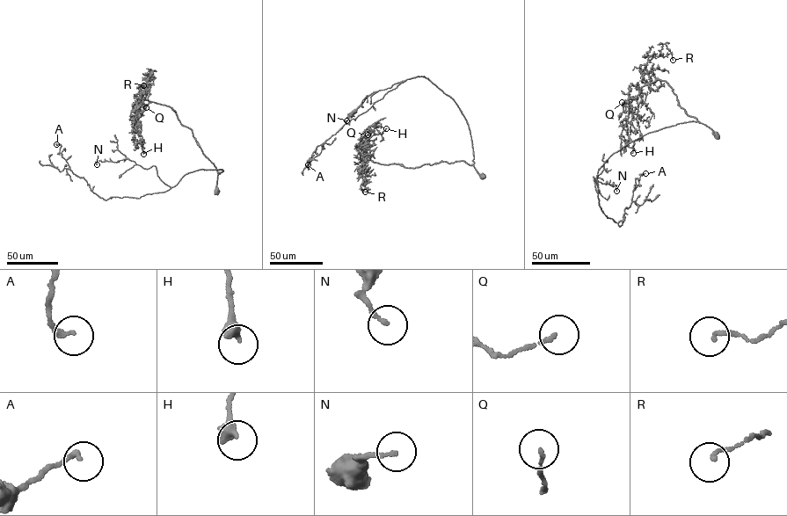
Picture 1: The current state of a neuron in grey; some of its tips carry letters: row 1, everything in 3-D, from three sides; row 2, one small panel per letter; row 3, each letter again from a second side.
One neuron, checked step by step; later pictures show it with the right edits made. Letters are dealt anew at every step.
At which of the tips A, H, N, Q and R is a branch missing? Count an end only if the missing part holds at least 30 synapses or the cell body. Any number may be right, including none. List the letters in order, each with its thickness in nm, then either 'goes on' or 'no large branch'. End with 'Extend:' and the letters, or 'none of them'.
A: 180 nm | no large branch
H: 420 nm | no large branch
N: 150 nm | no large branch
Q: 110 nm | no large branch
R: 120 nm | no large branch
Extend: none of them

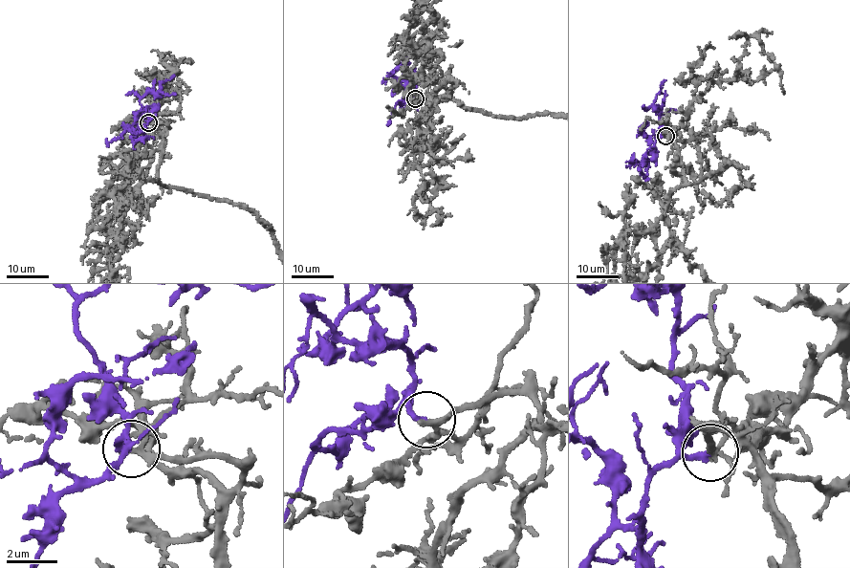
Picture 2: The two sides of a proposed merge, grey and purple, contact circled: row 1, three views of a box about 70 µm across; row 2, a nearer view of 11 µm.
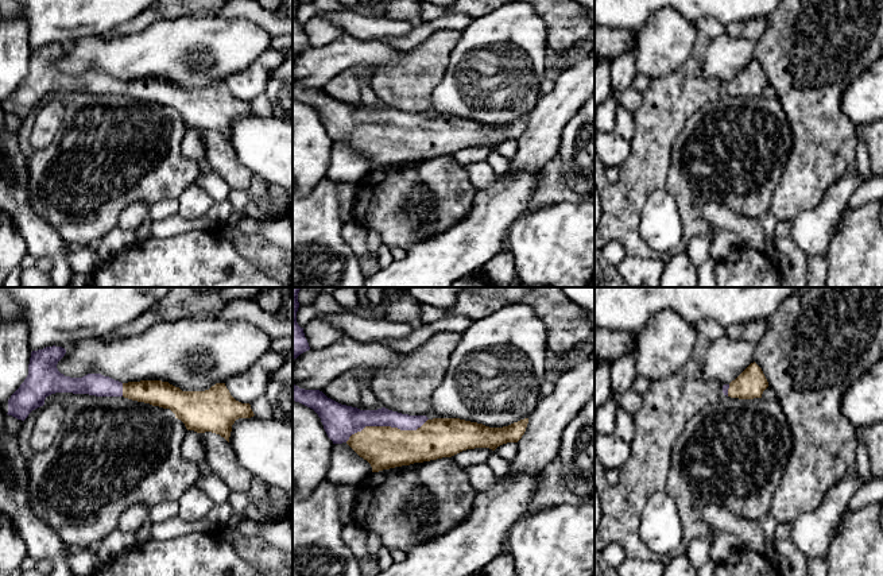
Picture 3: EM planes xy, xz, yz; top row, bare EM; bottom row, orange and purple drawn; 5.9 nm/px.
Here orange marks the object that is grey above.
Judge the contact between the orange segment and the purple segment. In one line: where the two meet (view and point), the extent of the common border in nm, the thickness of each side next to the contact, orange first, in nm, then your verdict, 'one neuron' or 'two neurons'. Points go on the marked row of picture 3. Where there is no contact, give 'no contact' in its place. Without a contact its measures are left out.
xz (386, 426) | 500 nm | 260/180 nm | one neuron

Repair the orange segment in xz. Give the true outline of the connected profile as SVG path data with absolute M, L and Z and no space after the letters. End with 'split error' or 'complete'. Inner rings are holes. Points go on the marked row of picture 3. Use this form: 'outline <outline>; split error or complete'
outline M293 384L293 401L313 409L321 418L324 429L333 444L346 442L371 464L372 472L452 457L466 449L489 448L495 451L503 444L518 442L528 424L528 418L524 418L508 426L489 428L460 418L429 420L426 415L408 415L386 407L360 410L338 403L319 390L305 390L295 384Z; split error

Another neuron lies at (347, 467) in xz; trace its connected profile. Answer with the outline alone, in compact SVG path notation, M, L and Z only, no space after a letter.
M346 442L333 445L328 473L330 483L356 486L371 473L371 464L360 457Z

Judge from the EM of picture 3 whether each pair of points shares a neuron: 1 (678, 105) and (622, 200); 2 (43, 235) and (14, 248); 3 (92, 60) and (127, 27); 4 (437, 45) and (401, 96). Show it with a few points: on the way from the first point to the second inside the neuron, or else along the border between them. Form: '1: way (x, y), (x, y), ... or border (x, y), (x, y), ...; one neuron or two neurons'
1: way (678, 128), (678, 135), (669, 147), (639, 177); one neuron
2: border (16, 231), (23, 239), (27, 252); two neurons
3: border (147, 26), (135, 33), (115, 35); two neurons
4: way (432, 57), (409, 84); one neuron

